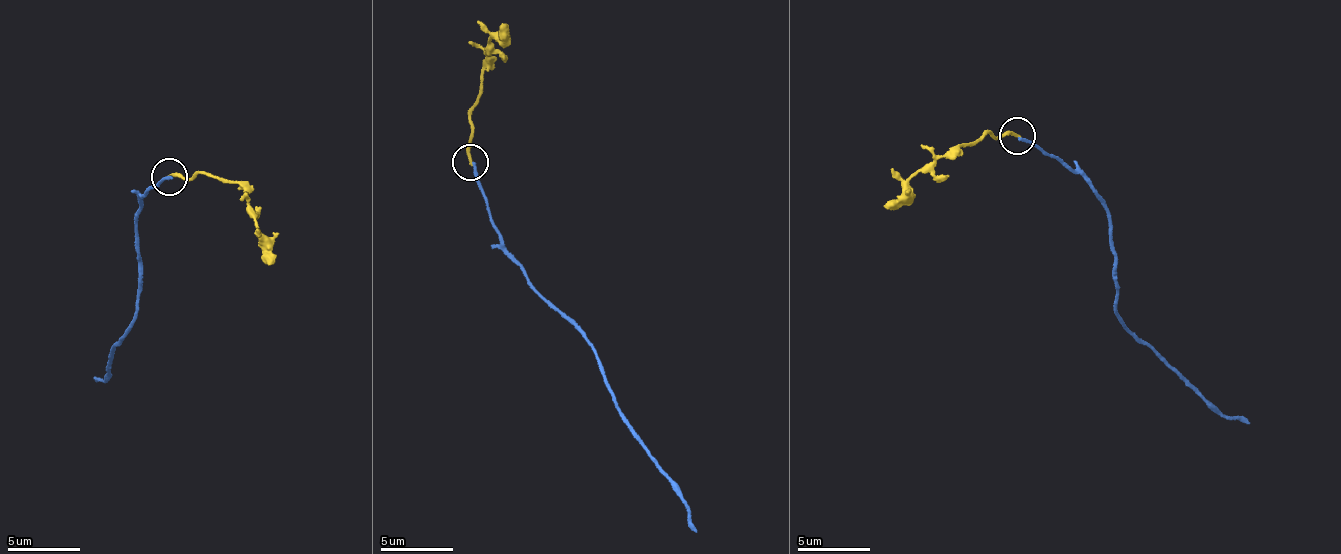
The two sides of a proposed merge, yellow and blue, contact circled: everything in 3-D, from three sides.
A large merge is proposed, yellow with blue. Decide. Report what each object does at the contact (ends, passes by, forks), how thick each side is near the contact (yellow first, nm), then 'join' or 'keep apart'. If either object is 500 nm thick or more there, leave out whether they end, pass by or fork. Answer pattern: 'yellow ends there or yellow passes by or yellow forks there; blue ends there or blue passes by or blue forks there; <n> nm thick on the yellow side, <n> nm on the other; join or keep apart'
yellow ends there; blue ends there; 220 nm thick on the yellow side, 190 nm on the other; keep apart

